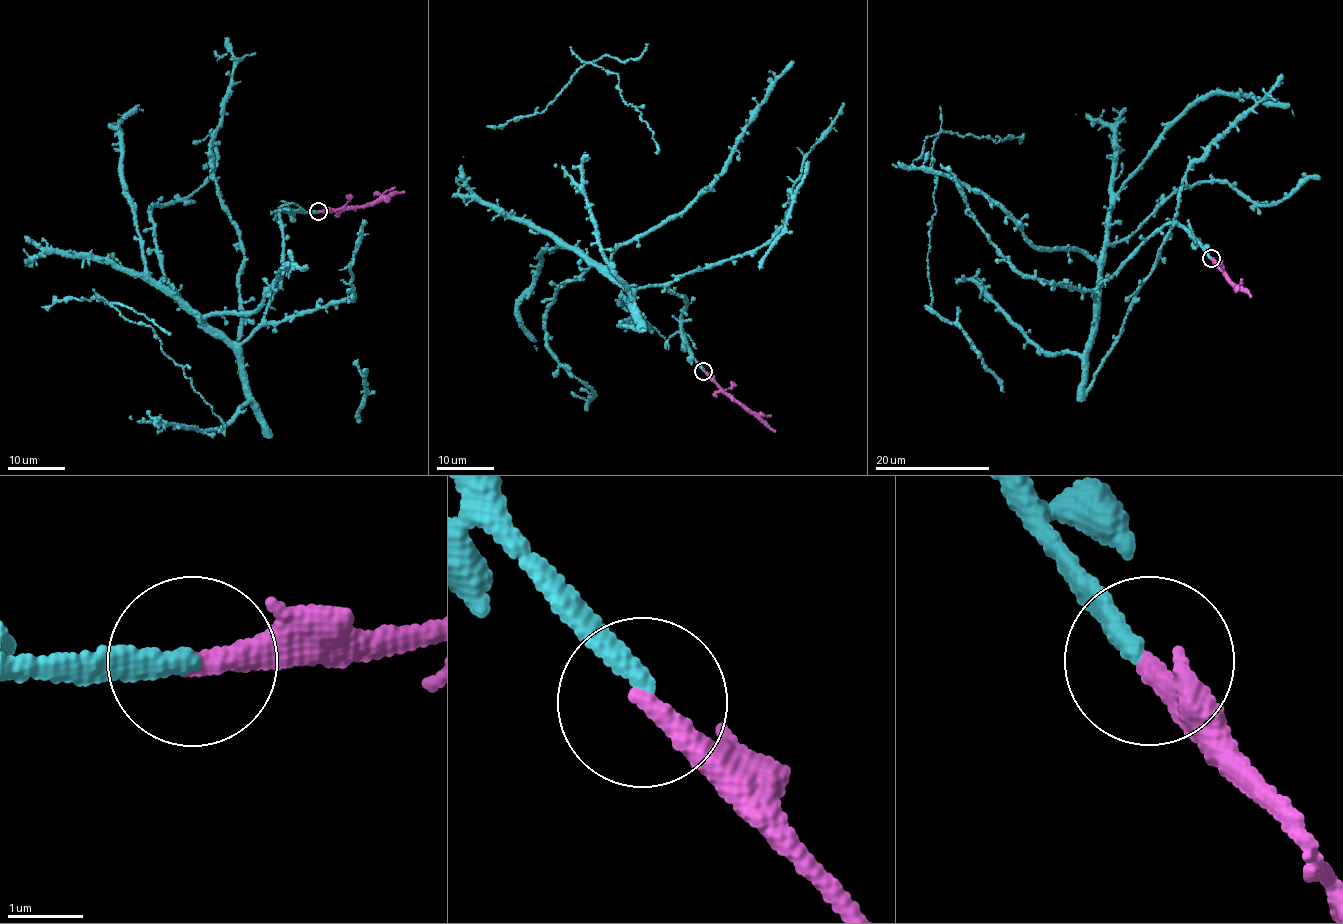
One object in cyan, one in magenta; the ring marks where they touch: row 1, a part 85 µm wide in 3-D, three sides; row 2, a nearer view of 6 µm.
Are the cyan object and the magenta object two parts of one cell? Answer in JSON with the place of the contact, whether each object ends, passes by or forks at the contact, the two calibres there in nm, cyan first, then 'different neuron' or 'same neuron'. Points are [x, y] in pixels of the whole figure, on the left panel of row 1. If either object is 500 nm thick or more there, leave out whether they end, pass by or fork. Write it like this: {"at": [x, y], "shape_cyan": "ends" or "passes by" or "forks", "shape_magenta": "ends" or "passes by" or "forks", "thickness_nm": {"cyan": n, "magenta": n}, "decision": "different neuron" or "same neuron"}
{"at": [318, 211], "shape_cyan": "ends", "shape_magenta": "ends", "thickness_nm": {"cyan": 280, "magenta": 320}, "decision": "same neuron"}

